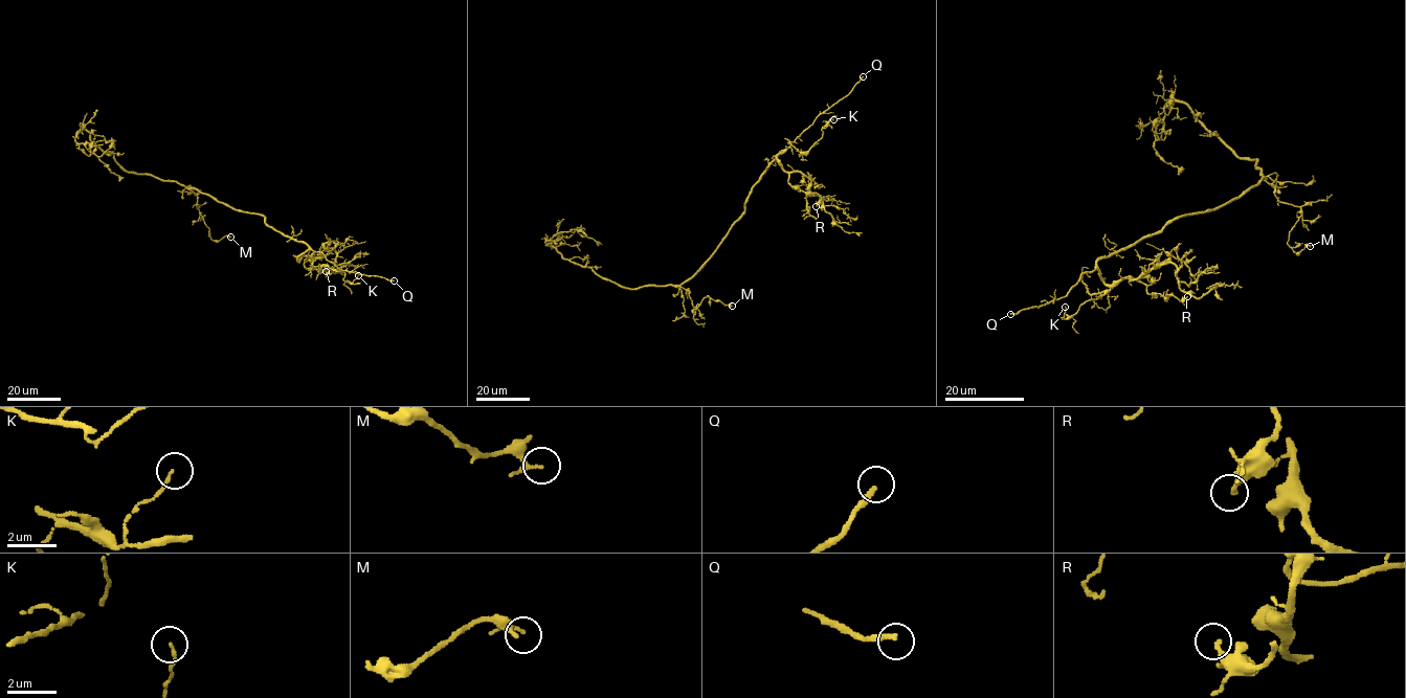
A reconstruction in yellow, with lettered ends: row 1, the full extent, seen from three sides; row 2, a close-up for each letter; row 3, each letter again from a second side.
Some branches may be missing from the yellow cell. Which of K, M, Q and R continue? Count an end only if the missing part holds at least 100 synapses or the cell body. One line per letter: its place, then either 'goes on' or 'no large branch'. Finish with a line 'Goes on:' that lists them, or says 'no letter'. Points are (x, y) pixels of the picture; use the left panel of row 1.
K: place (358, 275); no large branch
M: place (230, 237); no large branch
Q: place (394, 280); goes on
R: place (326, 271); no large branch
Goes on: Q

